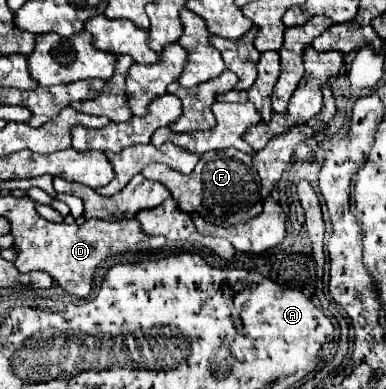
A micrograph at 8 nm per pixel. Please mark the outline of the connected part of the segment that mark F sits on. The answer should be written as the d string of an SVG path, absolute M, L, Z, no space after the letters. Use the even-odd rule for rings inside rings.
M235 149L211 151L201 155L191 175L179 175L175 171L171 173L169 171L171 169L167 169L165 165L151 165L143 171L143 175L147 179L163 181L173 193L177 207L185 213L199 213L207 223L219 227L233 227L261 213L261 205L263 205L261 183L259 183L259 175L255 173L251 155L245 155L241 151L235 153Z

